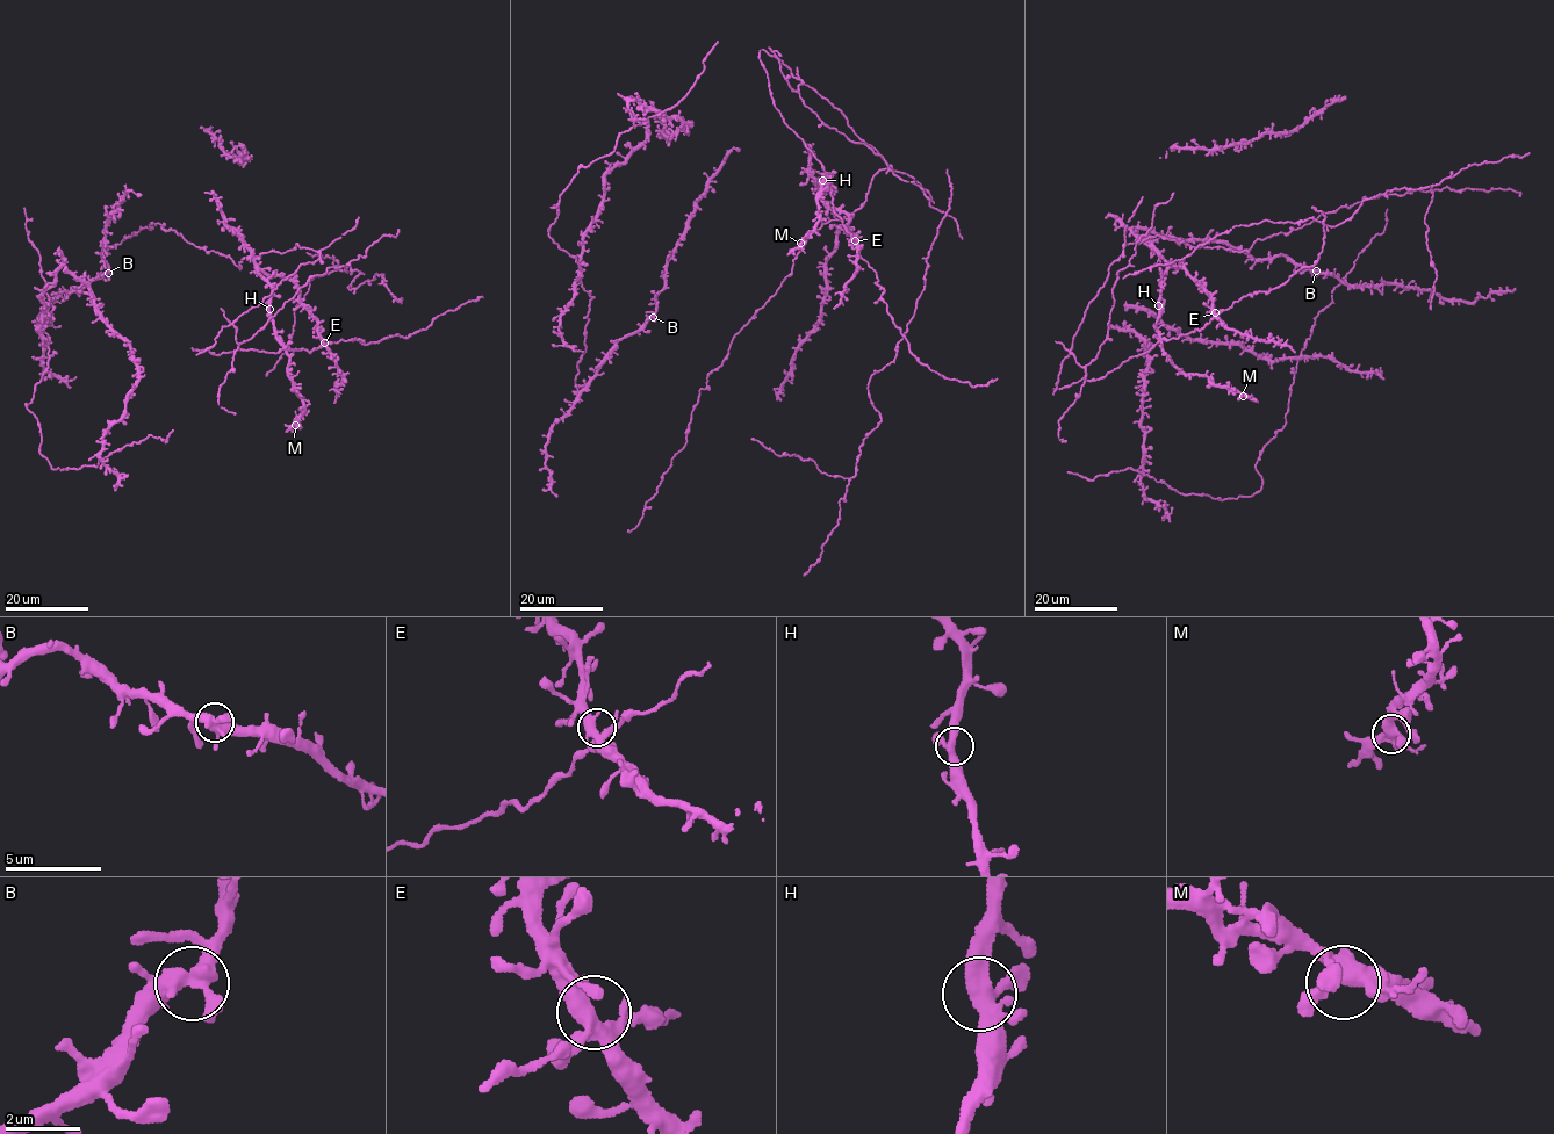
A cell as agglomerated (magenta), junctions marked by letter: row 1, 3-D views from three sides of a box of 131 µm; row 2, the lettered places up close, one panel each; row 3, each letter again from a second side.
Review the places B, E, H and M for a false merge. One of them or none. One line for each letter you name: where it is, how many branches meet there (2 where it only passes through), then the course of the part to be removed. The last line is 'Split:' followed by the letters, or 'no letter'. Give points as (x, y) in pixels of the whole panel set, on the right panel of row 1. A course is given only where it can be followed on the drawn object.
Split: no letter

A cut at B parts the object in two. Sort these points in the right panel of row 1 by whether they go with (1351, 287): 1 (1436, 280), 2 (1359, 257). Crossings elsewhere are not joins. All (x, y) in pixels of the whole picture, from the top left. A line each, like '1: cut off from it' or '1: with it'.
1: cut off from it
2: cut off from it

